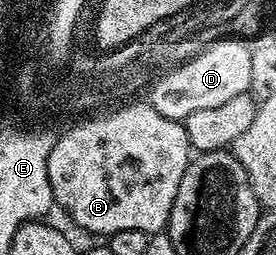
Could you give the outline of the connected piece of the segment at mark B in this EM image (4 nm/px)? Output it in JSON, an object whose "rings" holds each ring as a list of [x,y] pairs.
{"rings":[[[137,101],[76,121],[72,130],[56,137],[53,152],[49,152],[49,184],[53,188],[55,203],[87,232],[104,236],[126,229],[136,229],[149,235],[162,233],[172,214],[177,188],[181,188],[181,176],[185,176],[187,165],[193,157],[189,136],[180,119],[161,116],[150,101]]]}

